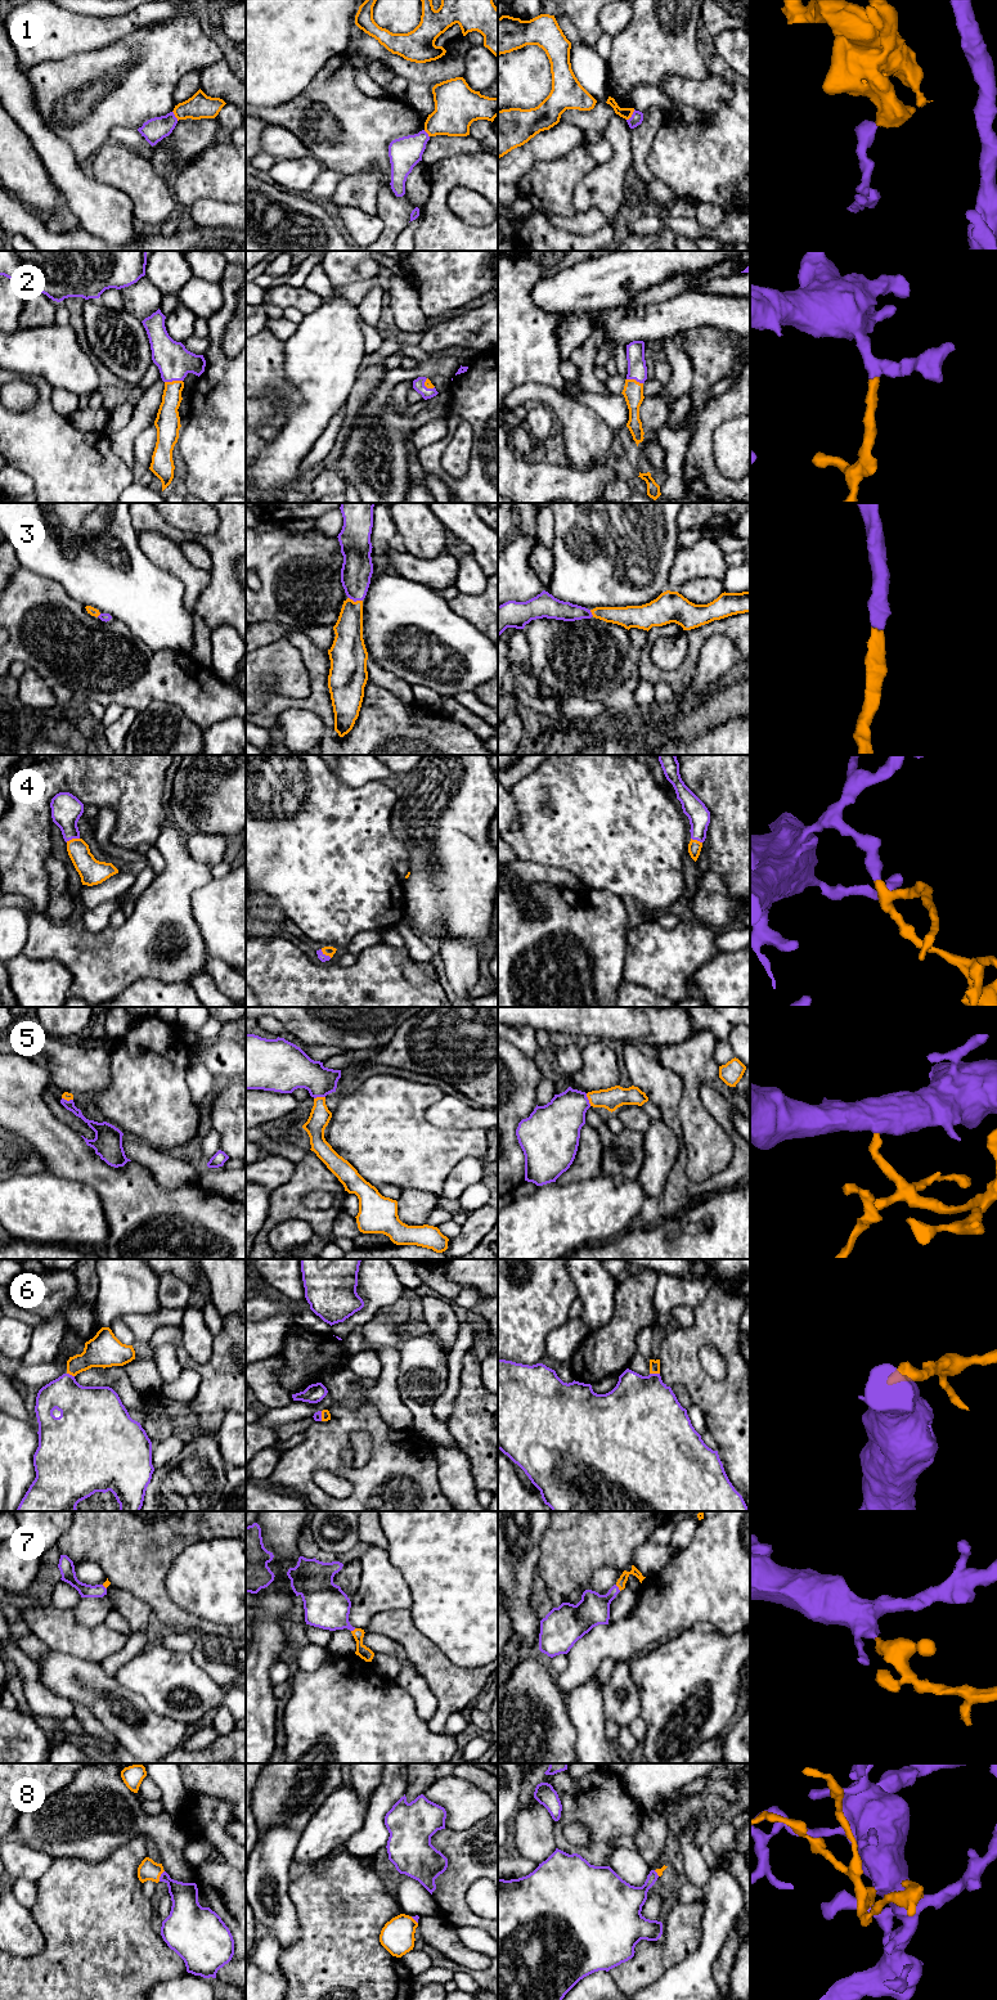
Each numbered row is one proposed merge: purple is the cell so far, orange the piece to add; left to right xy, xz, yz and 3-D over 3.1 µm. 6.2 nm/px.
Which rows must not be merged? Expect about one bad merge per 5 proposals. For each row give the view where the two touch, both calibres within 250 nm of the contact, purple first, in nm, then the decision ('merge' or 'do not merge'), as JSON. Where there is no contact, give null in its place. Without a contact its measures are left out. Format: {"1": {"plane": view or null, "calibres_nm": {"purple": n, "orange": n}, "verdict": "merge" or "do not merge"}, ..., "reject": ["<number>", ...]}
{"1": {"plane": "yz", "calibres_nm": {"purple": 80, "orange": 70}, "verdict": "do not merge"}, "2": {"plane": "xy", "calibres_nm": {"purple": 220, "orange": 140}, "verdict": "merge"}, "3": {"plane": "xz", "calibres_nm": {"purple": 190, "orange": 180}, "verdict": "merge"}, "4": {"plane": "xy", "calibres_nm": {"purple": 190, "orange": 160}, "verdict": "merge"}, "5": {"plane": "yz", "calibres_nm": {"purple": 300, "orange": 140}, "verdict": "merge"}, "6": {"plane": "yz", "calibres_nm": {"purple": 440, "orange": 60}, "verdict": "merge"}, "7": {"plane": "yz", "calibres_nm": {"purple": 200, "orange": 60}, "verdict": "merge"}, "8": {"plane": "xy", "calibres_nm": {"purple": 170, "orange": 130}, "verdict": "merge"}, "reject": ["1"]}

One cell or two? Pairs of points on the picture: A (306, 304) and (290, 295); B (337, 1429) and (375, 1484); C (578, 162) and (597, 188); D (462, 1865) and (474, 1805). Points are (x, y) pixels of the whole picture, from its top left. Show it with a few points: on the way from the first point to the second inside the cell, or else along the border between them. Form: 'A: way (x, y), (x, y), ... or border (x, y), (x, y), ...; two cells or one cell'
A: way (302, 300), (293, 297); one cell
B: way (335, 1447), (335, 1461), (345, 1472), (356, 1477); one cell
C: border (598, 163), (578, 184), (573, 201); two cells
D: border (484, 1818), (466, 1829), (445, 1829); two cells

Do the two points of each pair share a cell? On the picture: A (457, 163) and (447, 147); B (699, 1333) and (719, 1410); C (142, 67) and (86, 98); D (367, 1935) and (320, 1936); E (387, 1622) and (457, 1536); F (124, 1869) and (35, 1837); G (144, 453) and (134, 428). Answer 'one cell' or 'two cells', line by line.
A: two cells
B: one cell
C: one cell
D: one cell
E: two cells
F: two cells
G: two cells

